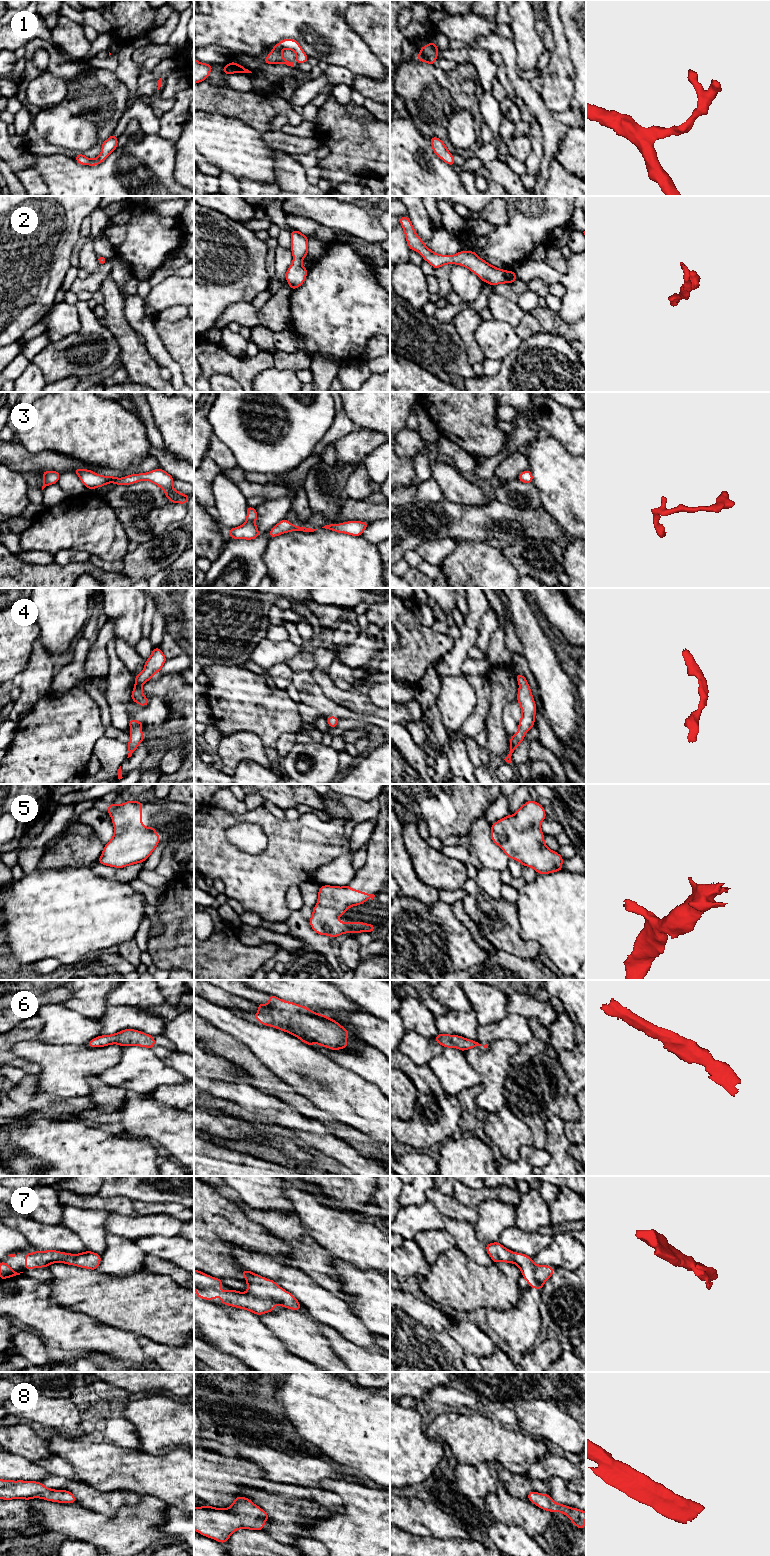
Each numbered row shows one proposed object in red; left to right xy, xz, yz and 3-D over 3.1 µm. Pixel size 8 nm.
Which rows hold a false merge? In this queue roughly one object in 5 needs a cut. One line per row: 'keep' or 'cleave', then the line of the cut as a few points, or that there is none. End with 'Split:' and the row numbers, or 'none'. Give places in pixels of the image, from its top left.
1: keep; no cut
2: keep; no cut
3: keep; no cut
4: keep; no cut
5: keep; no cut
6: keep; no cut
7: keep; no cut
8: keep; no cut
Split: none

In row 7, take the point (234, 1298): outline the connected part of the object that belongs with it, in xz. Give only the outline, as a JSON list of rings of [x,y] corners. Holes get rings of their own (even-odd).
[[[194,1269],[194,1288],[196,1296],[211,1300],[221,1297],[221,1304],[248,1310],[262,1315],[274,1310],[275,1305],[300,1310],[301,1304],[288,1291],[282,1289],[275,1281],[266,1279],[251,1271],[240,1272],[246,1279],[247,1293],[236,1290],[222,1291],[222,1280],[206,1275]]]

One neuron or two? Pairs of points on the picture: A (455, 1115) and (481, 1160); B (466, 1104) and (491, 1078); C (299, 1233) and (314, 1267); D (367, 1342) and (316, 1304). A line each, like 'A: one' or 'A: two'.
A: two
B: two
C: one
D: one

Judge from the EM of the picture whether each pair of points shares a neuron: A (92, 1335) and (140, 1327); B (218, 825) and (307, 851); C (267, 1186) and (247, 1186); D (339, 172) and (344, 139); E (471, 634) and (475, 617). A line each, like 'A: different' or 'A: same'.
A: different
B: same
C: same
D: same
E: same

